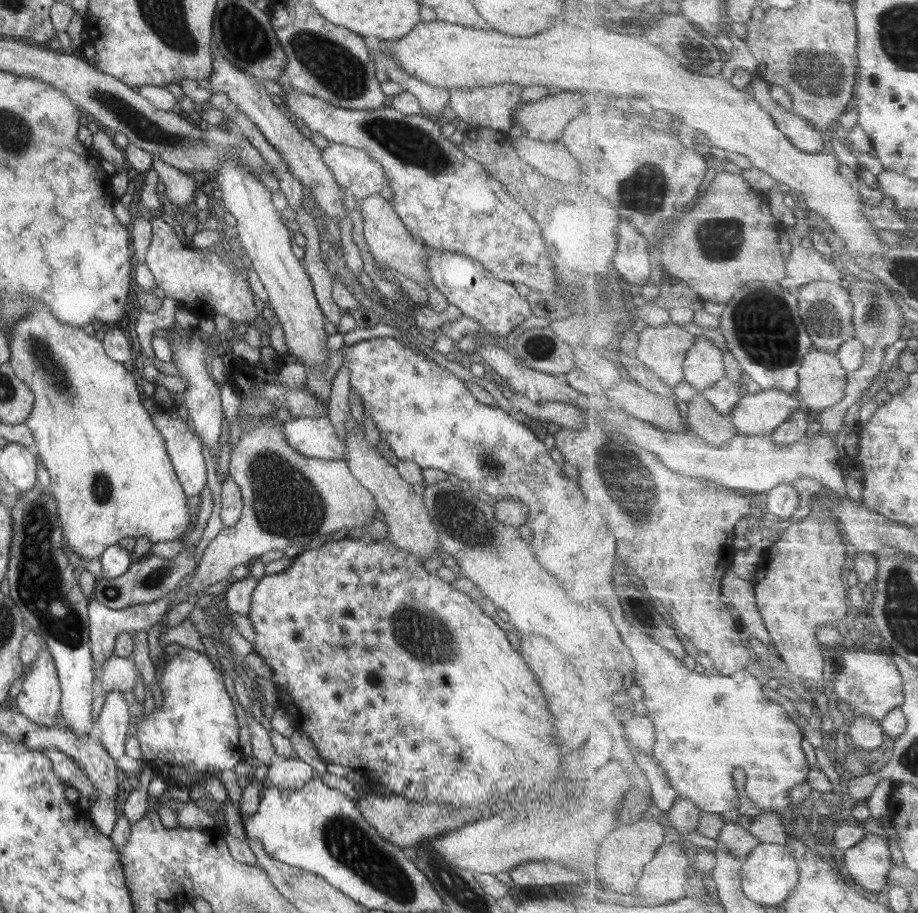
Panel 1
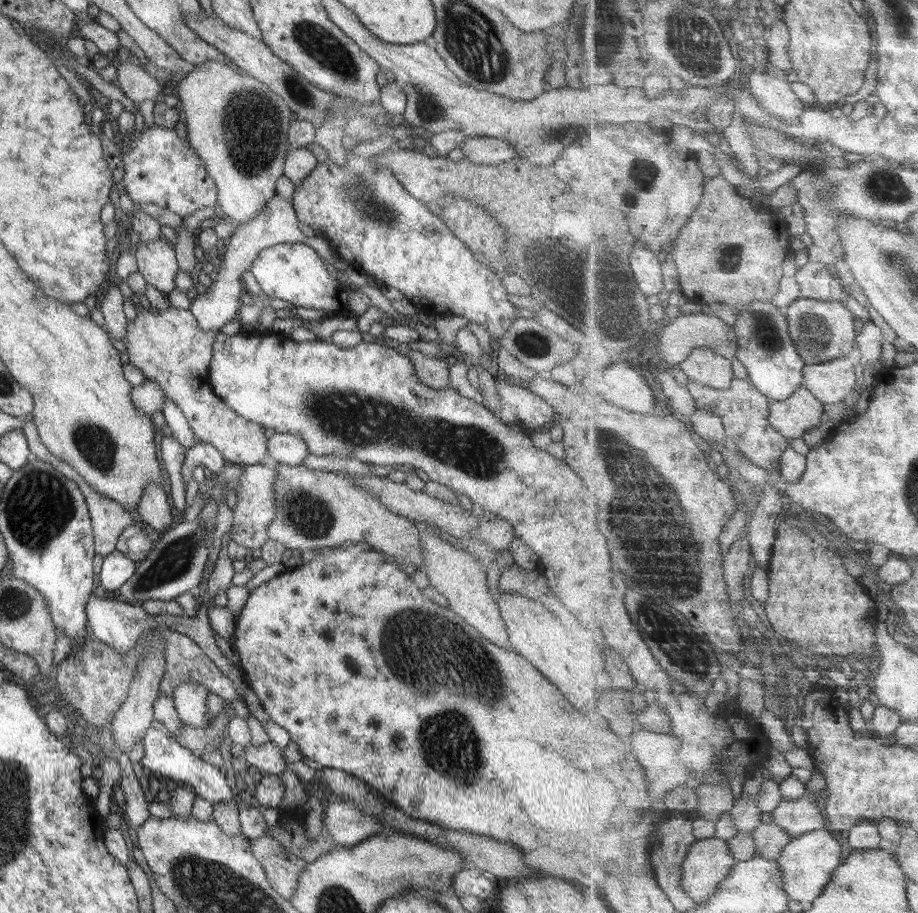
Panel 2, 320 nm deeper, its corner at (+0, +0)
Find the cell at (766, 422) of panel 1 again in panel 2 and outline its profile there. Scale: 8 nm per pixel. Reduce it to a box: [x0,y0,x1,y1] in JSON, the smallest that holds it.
[769,386,824,438]

